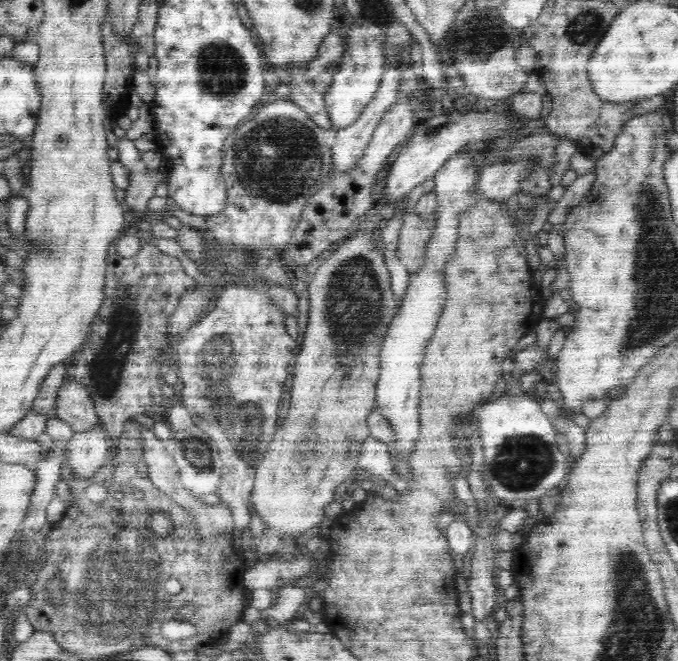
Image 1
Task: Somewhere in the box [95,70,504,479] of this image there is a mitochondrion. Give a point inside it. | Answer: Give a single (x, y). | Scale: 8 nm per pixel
(278, 160)

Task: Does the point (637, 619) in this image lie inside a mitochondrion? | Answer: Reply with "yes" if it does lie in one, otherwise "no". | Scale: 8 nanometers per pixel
yes

